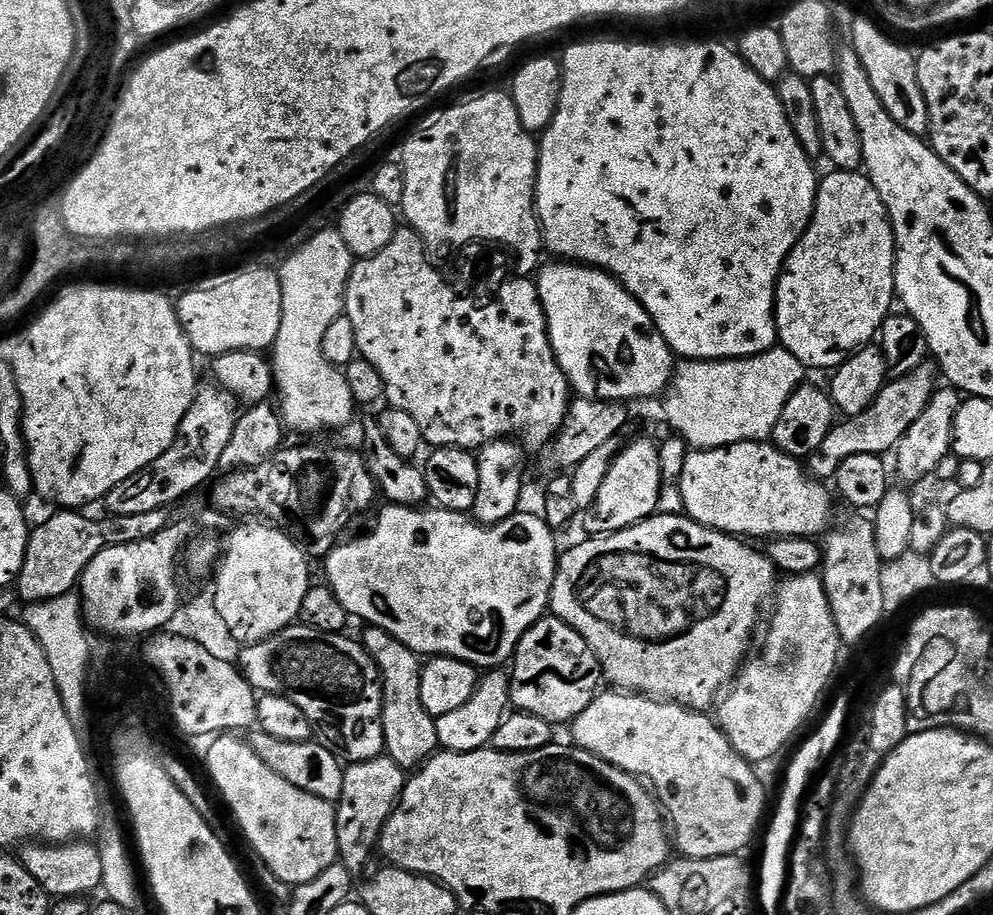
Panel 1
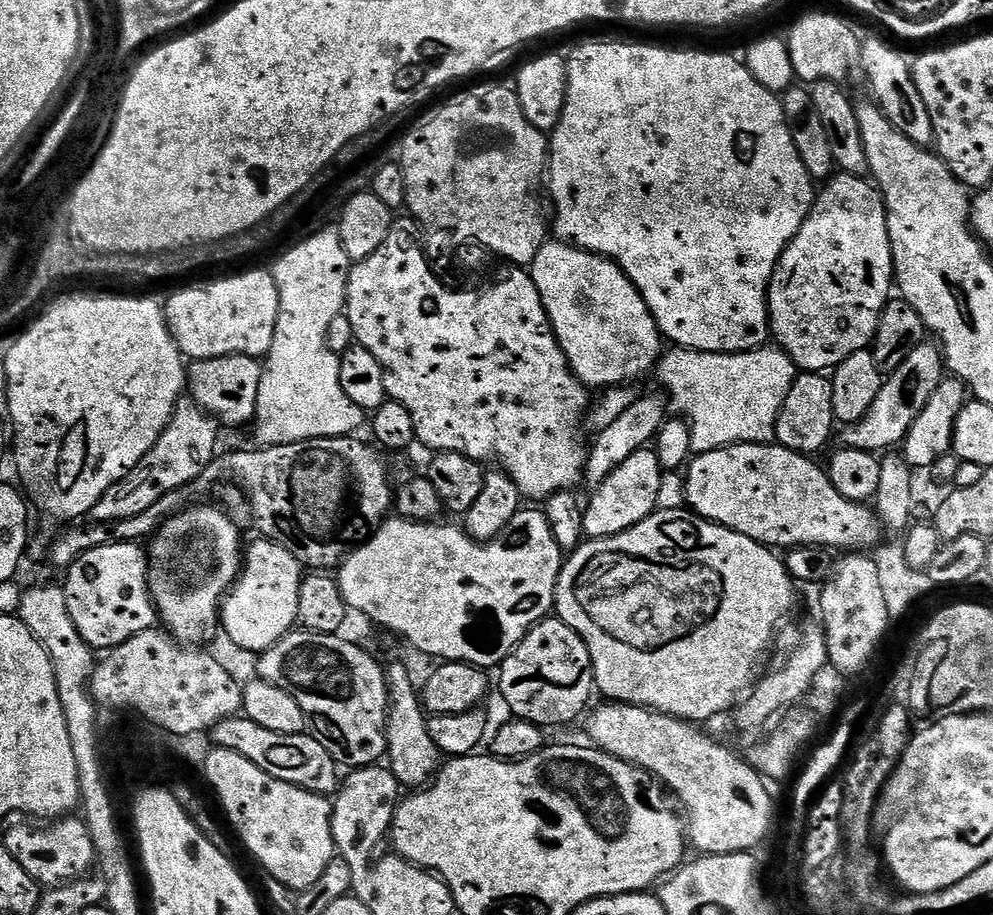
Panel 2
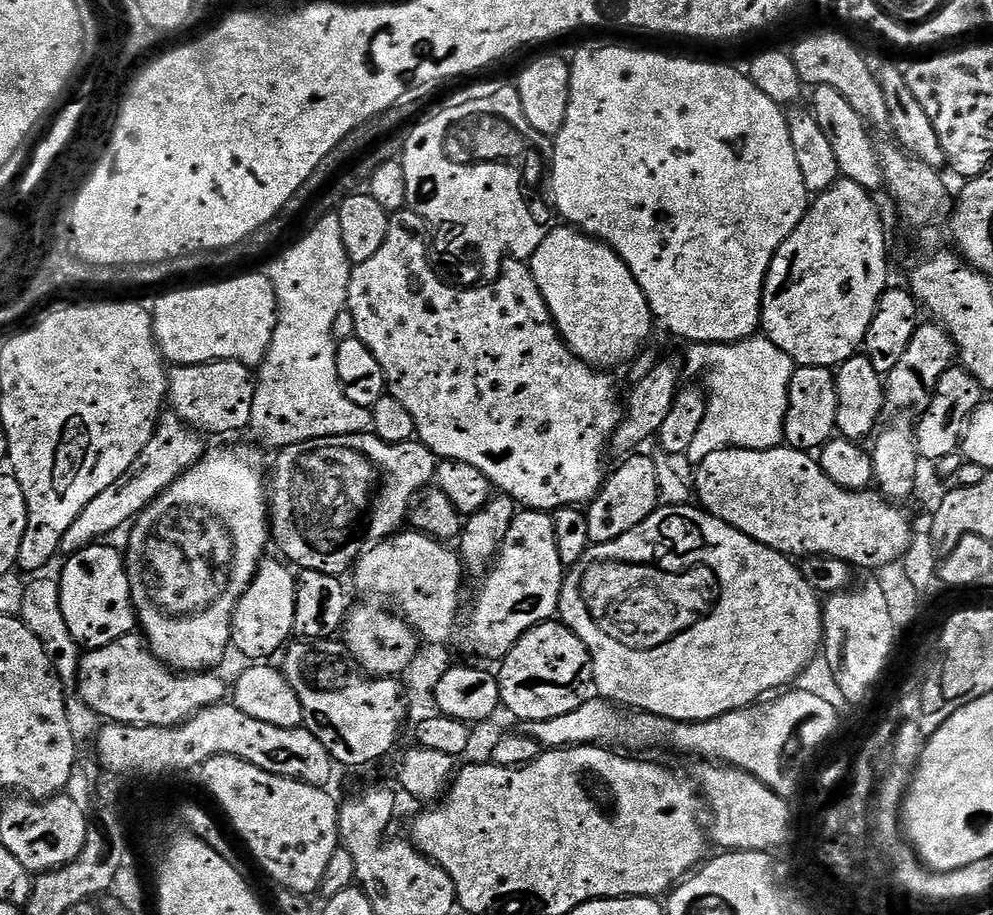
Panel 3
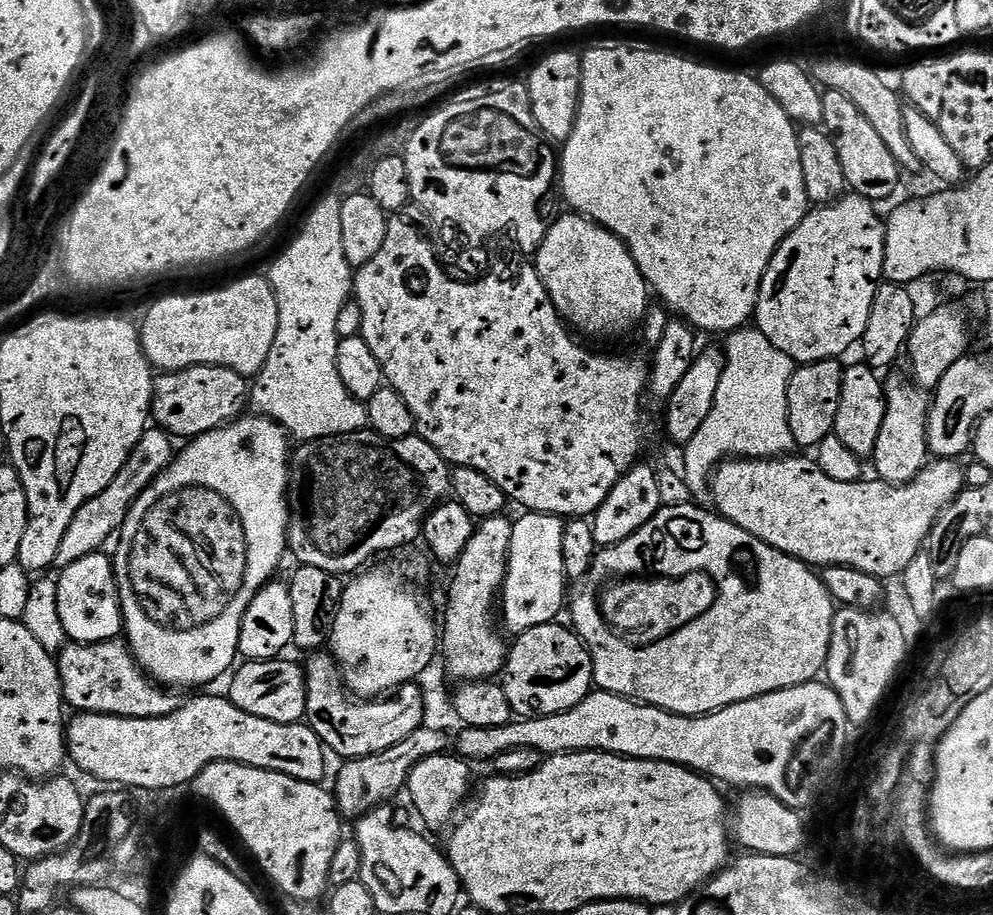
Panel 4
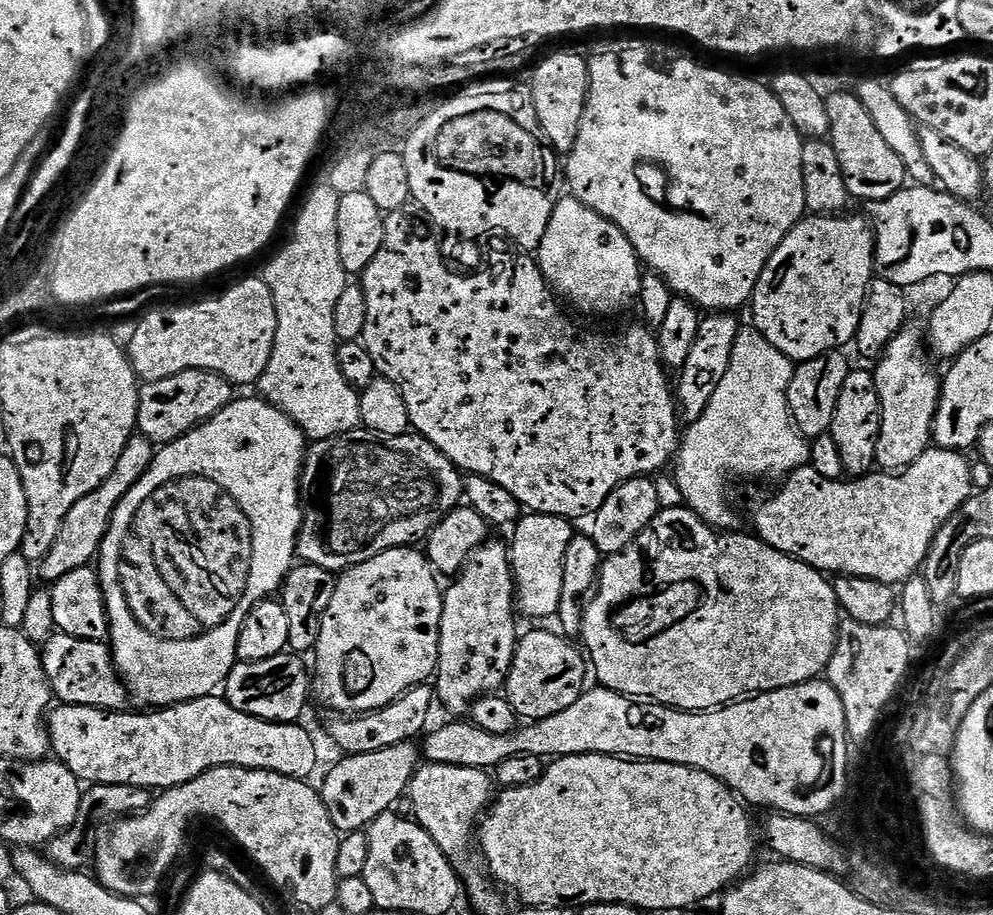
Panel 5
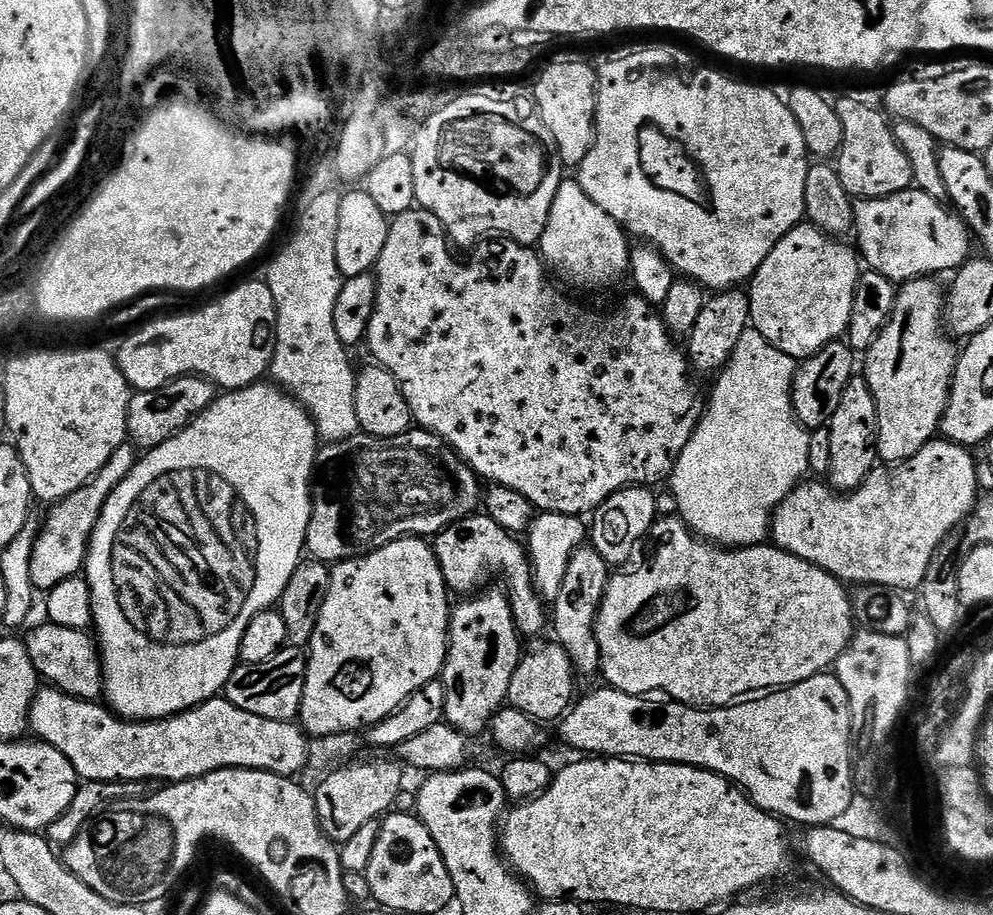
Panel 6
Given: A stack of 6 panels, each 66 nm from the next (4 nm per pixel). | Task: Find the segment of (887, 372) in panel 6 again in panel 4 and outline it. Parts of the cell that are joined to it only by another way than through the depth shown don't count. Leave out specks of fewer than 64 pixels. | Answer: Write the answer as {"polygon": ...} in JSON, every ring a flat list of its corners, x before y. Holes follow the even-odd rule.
{"polygon":[[888,380,884,396,886,397,886,418,882,422,882,434,878,434,876,443,875,475,888,484,897,486,909,484,924,465,929,463,928,450,928,409,930,400,915,383,903,384,900,380]]}

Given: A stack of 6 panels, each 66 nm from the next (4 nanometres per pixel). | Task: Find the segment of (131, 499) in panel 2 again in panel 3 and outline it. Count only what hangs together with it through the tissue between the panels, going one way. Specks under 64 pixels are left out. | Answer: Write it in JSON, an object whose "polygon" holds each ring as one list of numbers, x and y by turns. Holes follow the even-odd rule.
{"polygon":[[168,414,156,425,156,433,146,442,146,450,134,458,134,466,109,486,74,518,74,526,66,530,60,543,60,552,65,557,73,556,78,550,90,547,91,544,103,541,104,536,116,532,120,527,131,525,144,509,150,507,160,495,171,486,182,474,186,474,204,457,205,437,196,429,182,423,174,414]]}

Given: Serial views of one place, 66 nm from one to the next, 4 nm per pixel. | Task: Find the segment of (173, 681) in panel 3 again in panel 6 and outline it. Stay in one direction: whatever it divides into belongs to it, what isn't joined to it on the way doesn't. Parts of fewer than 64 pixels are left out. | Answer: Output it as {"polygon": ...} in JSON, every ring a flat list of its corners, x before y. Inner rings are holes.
{"polygon":[[51,622,43,623,26,636,30,662,34,662,37,677,44,679,45,676,51,687,60,689,67,696,99,701,104,690,104,669,97,641,87,631,70,630]]}

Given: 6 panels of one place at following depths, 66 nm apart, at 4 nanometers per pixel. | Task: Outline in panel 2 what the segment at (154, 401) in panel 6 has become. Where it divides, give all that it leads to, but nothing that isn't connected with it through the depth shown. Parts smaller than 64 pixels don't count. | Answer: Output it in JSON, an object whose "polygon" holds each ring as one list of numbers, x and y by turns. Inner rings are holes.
{"polygon":[[219,356,209,360,194,360,187,365,188,386,191,403,207,412,221,425,229,424,232,428,240,428,243,424,251,425,256,418,258,406,258,388,262,386,262,374,264,373,261,361,255,356]]}

